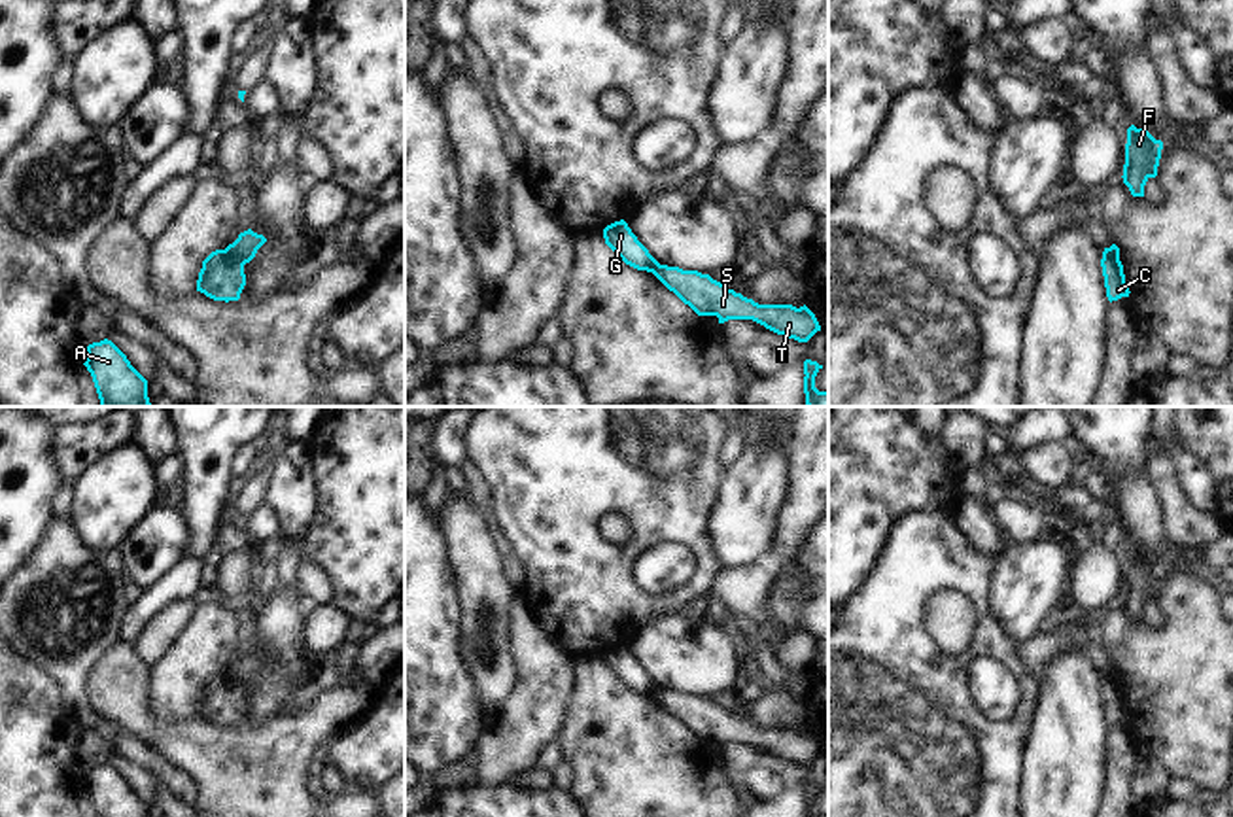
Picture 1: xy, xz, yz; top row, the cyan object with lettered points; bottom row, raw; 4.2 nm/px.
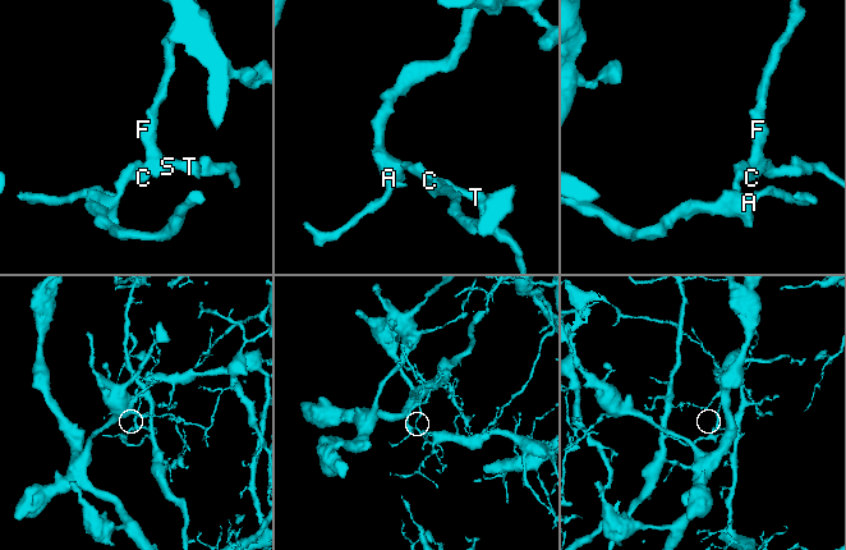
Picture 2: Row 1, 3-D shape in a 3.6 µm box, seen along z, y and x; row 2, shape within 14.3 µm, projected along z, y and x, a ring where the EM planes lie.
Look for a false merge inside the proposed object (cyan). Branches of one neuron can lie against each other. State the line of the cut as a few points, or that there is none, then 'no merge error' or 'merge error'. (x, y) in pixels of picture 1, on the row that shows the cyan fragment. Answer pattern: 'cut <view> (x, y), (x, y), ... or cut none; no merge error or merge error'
cut xy (225, 248), (244, 263); merge error

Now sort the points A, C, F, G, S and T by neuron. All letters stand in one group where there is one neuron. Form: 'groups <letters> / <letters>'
groups A C G / F S T

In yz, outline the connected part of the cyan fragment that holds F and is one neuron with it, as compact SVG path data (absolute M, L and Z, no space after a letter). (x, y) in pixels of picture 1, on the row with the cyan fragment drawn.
M1131 125L1127 129L1123 183L1133 197L1144 197L1144 185L1157 176L1163 142L1155 140L1148 130Z

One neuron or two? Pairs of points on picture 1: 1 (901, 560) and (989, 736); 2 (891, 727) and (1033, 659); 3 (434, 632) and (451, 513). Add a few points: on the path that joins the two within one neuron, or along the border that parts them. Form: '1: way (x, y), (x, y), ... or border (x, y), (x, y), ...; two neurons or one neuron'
1: way (901, 604), (901, 649), (946, 695); one neuron
2: border (1018, 643), (1022, 662), (1037, 674); two neurons
3: border (435, 513), (447, 545), (452, 579), (458, 587); two neurons

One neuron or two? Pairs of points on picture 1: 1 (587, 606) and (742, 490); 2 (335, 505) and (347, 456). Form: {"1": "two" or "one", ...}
{"1": "two", "2": "one"}

